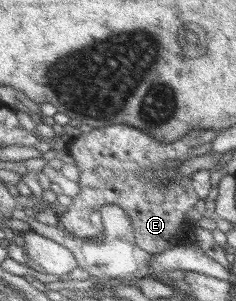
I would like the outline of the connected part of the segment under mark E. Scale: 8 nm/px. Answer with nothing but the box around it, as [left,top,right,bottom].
[58,125,204,254]

